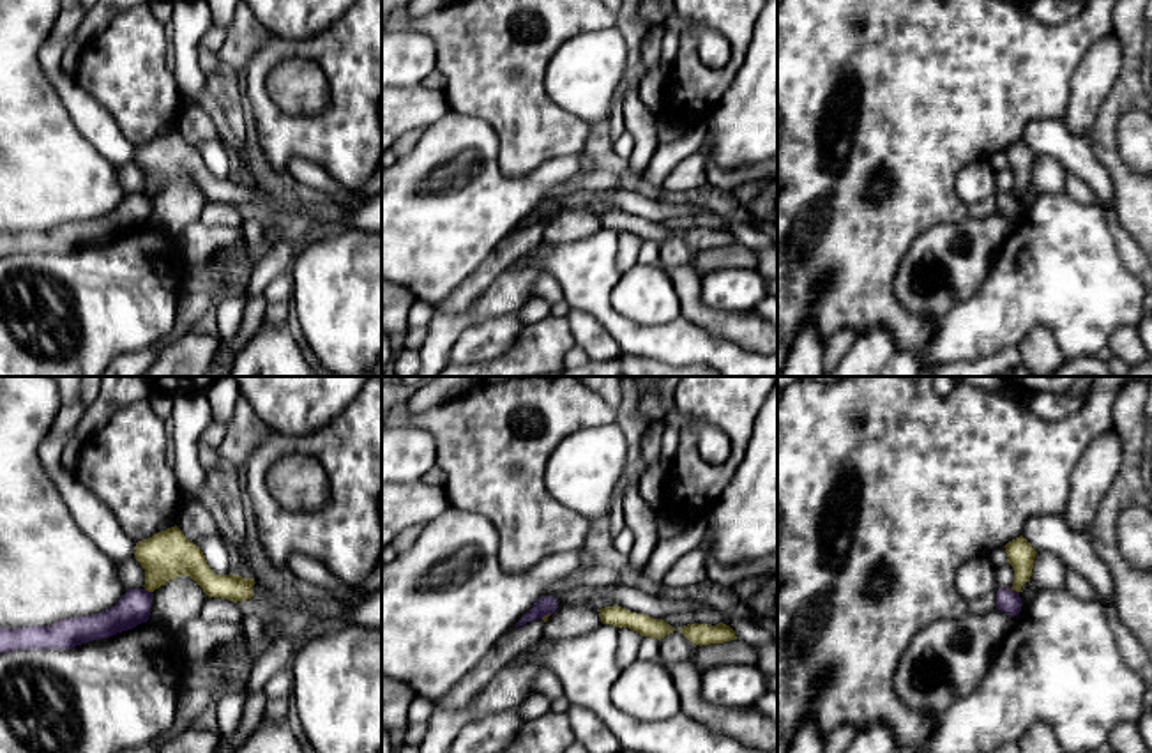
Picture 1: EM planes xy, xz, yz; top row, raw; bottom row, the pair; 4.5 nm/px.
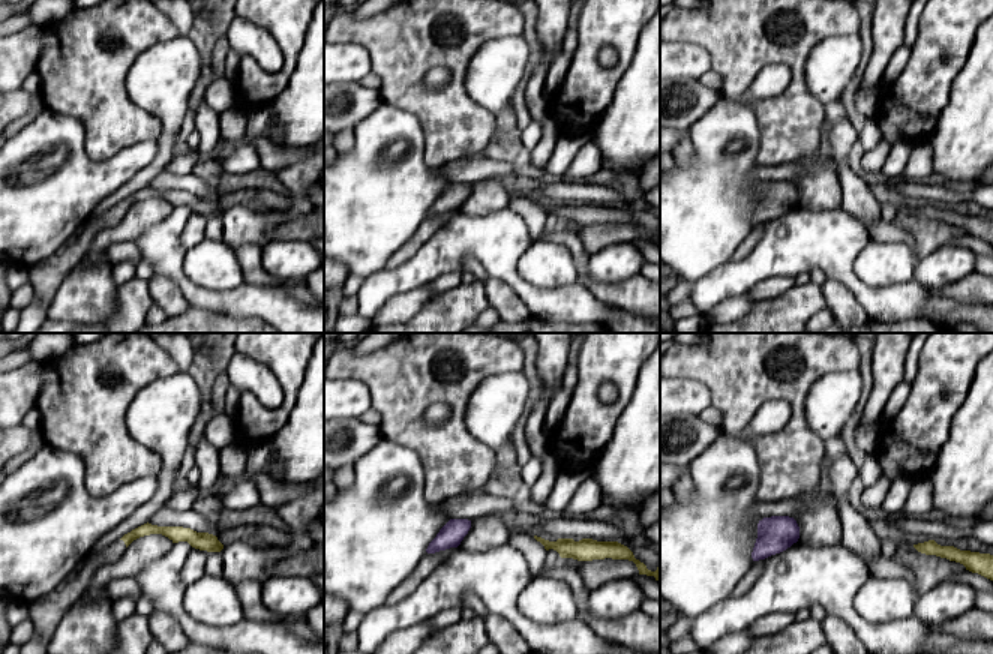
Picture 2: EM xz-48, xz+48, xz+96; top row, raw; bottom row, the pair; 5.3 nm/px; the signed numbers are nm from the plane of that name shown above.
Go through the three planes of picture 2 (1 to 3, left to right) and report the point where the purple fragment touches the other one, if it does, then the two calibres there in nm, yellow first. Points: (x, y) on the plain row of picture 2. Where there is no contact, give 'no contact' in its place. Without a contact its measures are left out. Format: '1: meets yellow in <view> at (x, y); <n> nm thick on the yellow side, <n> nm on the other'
1: no contact
2: no contact
3: no contact

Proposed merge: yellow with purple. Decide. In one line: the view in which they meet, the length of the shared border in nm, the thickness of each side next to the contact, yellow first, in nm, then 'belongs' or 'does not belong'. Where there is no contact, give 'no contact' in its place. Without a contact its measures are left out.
contact in yz; length 50 nm; calibres 130 and 110 nm; does not belong

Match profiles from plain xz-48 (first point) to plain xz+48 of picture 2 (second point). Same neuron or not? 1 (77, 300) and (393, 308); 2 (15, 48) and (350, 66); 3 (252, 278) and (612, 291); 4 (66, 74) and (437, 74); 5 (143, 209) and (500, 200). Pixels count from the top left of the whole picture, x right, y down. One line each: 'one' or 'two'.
1: one
2: one
3: one
4: two
5: one

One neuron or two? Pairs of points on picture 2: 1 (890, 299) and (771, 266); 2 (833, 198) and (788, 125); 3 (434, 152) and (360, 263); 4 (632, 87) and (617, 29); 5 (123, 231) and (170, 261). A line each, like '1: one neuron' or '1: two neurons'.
1: one neuron
2: two neurons
3: two neurons
4: two neurons
5: two neurons

